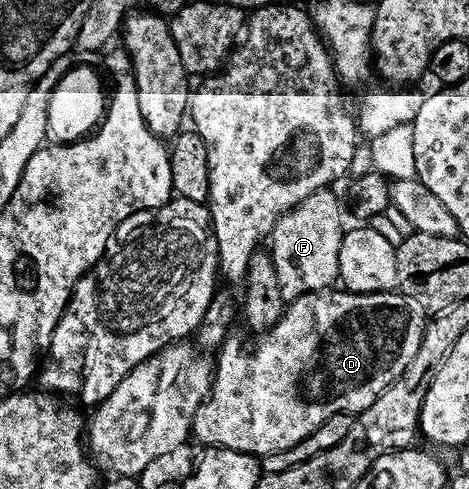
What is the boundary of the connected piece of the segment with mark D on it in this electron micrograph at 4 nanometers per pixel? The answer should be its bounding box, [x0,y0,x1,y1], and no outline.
[190,289,425,457]

